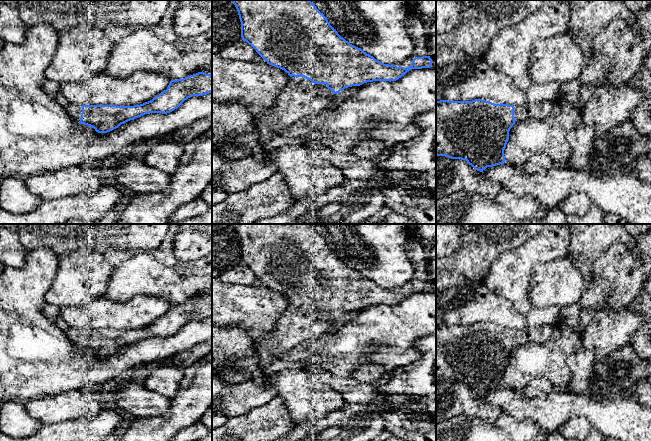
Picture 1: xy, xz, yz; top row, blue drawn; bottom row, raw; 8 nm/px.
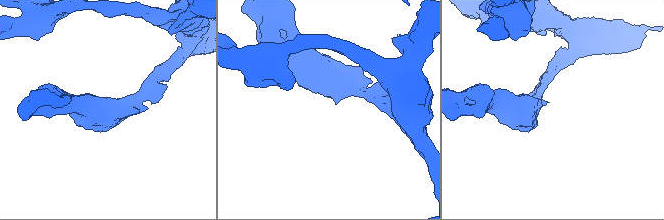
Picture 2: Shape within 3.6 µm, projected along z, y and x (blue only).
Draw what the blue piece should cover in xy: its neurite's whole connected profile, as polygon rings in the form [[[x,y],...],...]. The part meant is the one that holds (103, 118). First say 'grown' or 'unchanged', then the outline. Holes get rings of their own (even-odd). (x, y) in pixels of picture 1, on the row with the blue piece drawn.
grown | [[[202,71],[183,79],[171,80],[166,90],[140,105],[71,104],[66,110],[75,122],[90,126],[98,133],[107,133],[148,113],[170,113],[188,98],[203,96],[210,92],[212,92],[212,75]]]

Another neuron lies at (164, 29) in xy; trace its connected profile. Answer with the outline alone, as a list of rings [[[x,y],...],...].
[[[169,0],[169,5],[160,22],[148,27],[155,35],[167,42],[174,42],[179,39],[174,31],[173,19],[181,0]]]

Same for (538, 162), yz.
[[[536,153],[521,167],[521,169],[528,174],[535,174],[540,171],[547,171],[554,166],[554,163],[546,154]]]

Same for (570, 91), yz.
[[[578,79],[565,82],[560,86],[558,98],[565,99],[566,101],[573,104],[575,107],[581,109],[582,104],[580,101],[580,89],[581,85]]]

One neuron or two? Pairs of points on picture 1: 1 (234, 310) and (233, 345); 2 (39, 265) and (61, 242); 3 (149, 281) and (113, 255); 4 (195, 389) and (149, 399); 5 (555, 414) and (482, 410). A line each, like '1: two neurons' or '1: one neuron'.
1: two neurons
2: two neurons
3: two neurons
4: two neurons
5: two neurons

